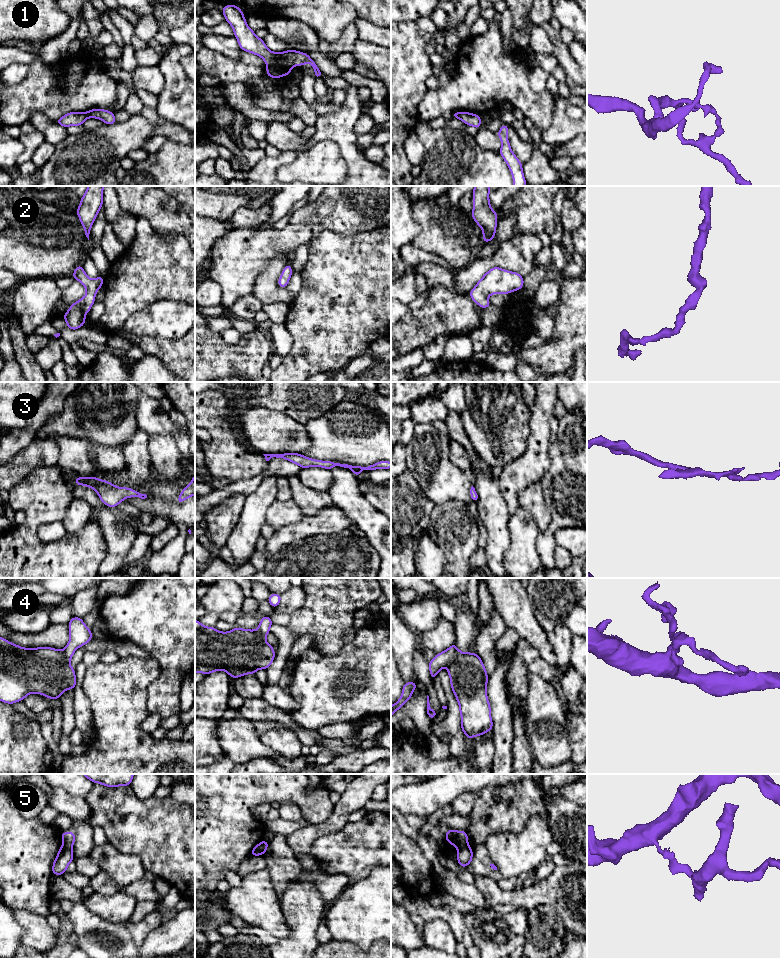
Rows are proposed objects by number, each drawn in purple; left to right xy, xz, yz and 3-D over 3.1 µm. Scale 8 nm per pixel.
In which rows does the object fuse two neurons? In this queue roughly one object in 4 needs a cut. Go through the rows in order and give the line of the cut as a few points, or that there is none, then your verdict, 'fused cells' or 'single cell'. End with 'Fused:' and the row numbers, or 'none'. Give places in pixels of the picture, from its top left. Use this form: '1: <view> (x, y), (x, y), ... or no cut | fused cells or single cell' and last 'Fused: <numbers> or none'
1: no cut | single cell
2: no cut | single cell
3: no cut | single cell
4: yz (458, 650), (456, 655), (446, 664) | fused cells
5: yz (467, 844), (458, 849) | fused cells
Fused: 4, 5

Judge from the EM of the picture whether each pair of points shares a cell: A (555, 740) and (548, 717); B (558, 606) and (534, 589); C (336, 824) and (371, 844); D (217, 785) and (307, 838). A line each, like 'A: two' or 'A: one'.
A: one
B: one
C: two
D: two

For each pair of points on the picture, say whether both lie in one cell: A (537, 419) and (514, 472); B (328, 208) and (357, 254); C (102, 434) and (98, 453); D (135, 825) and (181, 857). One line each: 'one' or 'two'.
A: one
B: two
C: two
D: one

